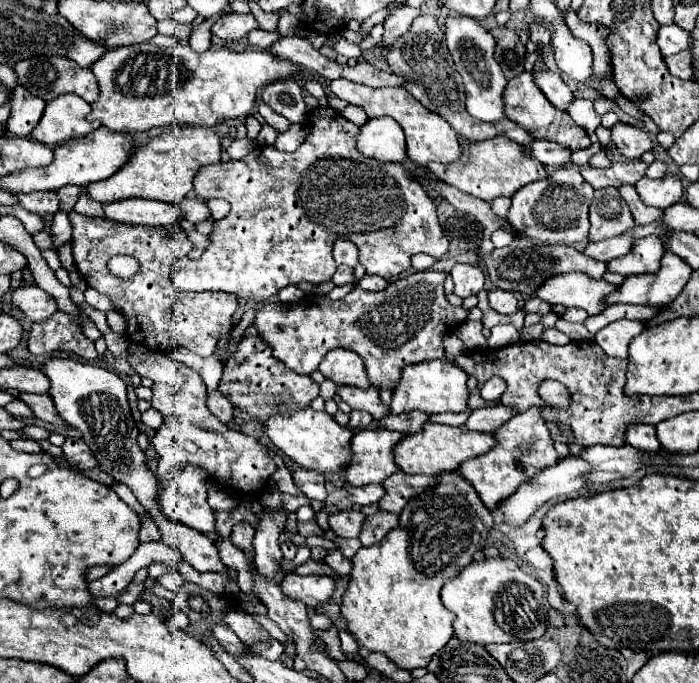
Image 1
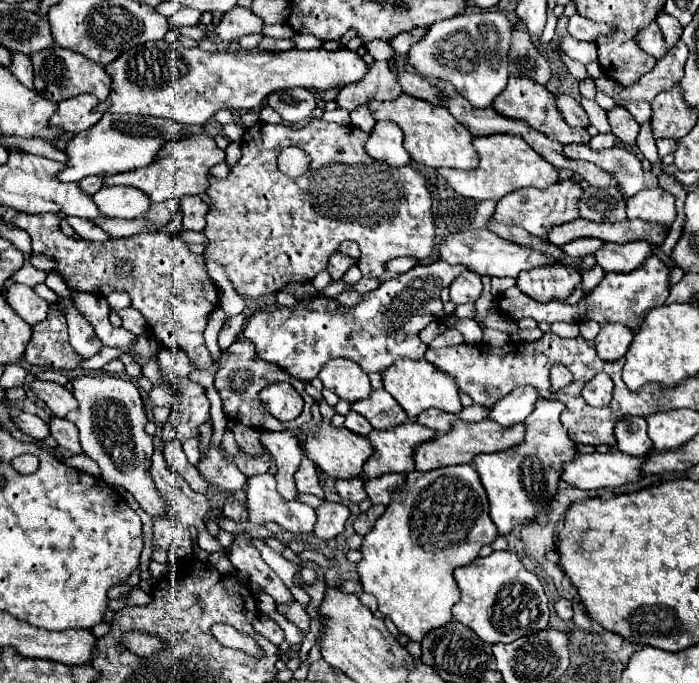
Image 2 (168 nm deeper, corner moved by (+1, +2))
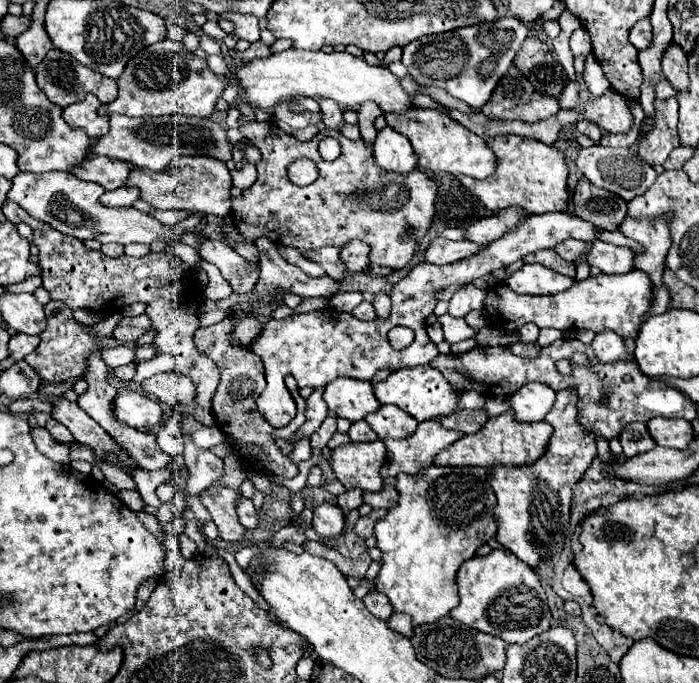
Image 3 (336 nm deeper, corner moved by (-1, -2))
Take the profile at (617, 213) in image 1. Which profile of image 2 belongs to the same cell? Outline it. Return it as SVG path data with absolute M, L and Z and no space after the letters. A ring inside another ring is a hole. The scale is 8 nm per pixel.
M587 186L579 200L579 214L593 222L621 222L627 218L625 198L613 186Z

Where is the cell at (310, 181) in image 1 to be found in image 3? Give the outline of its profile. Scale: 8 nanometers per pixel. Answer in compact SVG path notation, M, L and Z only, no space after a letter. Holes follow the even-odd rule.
M253 122L241 126L241 134L261 152L261 160L255 164L255 184L241 196L231 198L231 216L241 240L229 240L221 226L209 222L197 230L199 234L229 244L237 254L253 264L259 264L259 248L255 242L261 236L279 246L295 246L303 254L323 246L343 248L351 240L361 240L371 248L369 262L391 270L401 270L413 260L417 242L431 226L437 198L435 182L421 170L411 170L409 174L387 172L373 162L371 148L363 138L349 140L339 130L331 128L319 130L317 136L307 142L285 134L273 122ZM323 136L333 136L341 144L341 156L333 162L317 158L317 142ZM297 158L311 158L319 168L319 178L305 188L295 186L287 178L287 166ZM409 232L411 238L407 240L405 236Z

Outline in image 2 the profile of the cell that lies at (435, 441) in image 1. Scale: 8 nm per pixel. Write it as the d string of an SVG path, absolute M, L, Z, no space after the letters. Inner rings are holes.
M457 420L453 424L451 432L439 434L437 440L433 438L429 442L423 442L415 450L415 464L417 464L417 470L421 470L421 472L443 468L443 466L453 466L453 464L471 464L477 454L491 454L491 452L509 450L509 448L521 444L523 438L525 438L525 426L523 424L515 424L515 426L505 428L505 426L497 424L495 420L481 420L481 422Z

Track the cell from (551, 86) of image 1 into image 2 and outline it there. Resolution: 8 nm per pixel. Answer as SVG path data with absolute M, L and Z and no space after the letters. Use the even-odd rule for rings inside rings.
M555 94L555 98L557 98L557 108L569 126L581 126L581 128L589 126L589 118L577 100L573 100L567 94Z

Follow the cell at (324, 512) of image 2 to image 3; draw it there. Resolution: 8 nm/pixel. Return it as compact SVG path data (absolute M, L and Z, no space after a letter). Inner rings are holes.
M329 502L317 504L313 514L313 526L315 526L315 532L325 540L339 538L345 526L345 514L339 506L333 506Z

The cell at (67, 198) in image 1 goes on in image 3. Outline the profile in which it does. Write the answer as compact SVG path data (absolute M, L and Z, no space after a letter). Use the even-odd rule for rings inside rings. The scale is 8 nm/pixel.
M89 156L81 166L73 170L73 174L83 180L97 182L105 190L117 190L119 186L125 184L129 170L131 166L125 162L111 162L109 158L103 156Z

